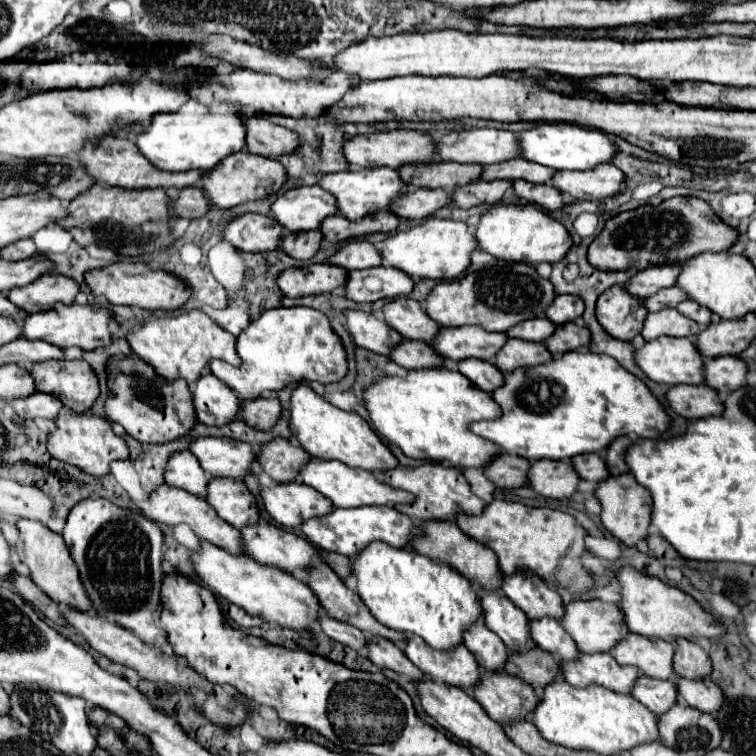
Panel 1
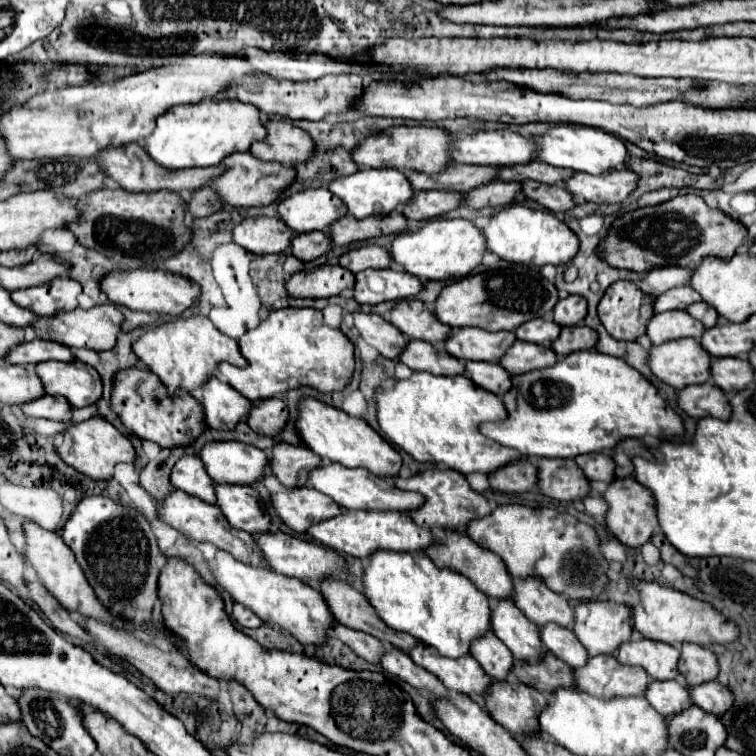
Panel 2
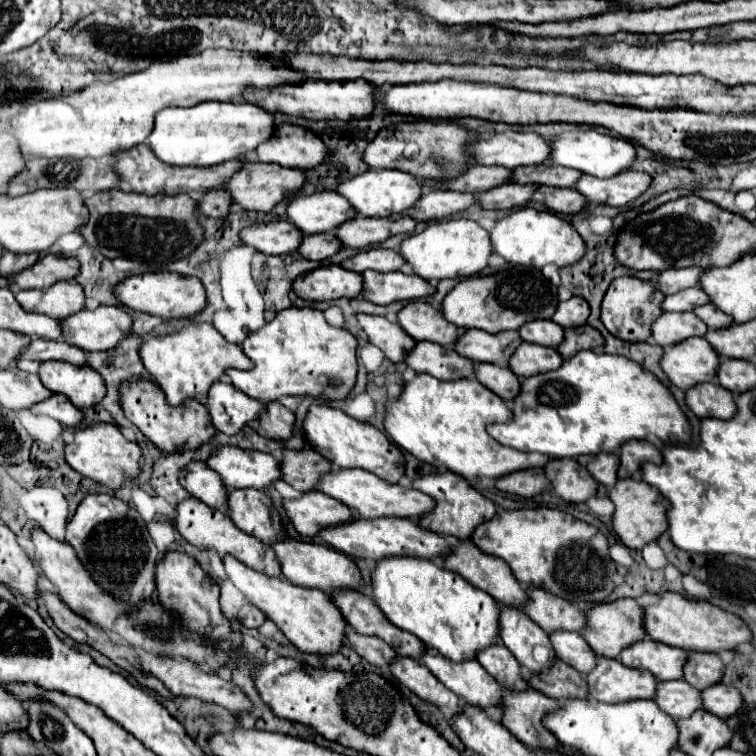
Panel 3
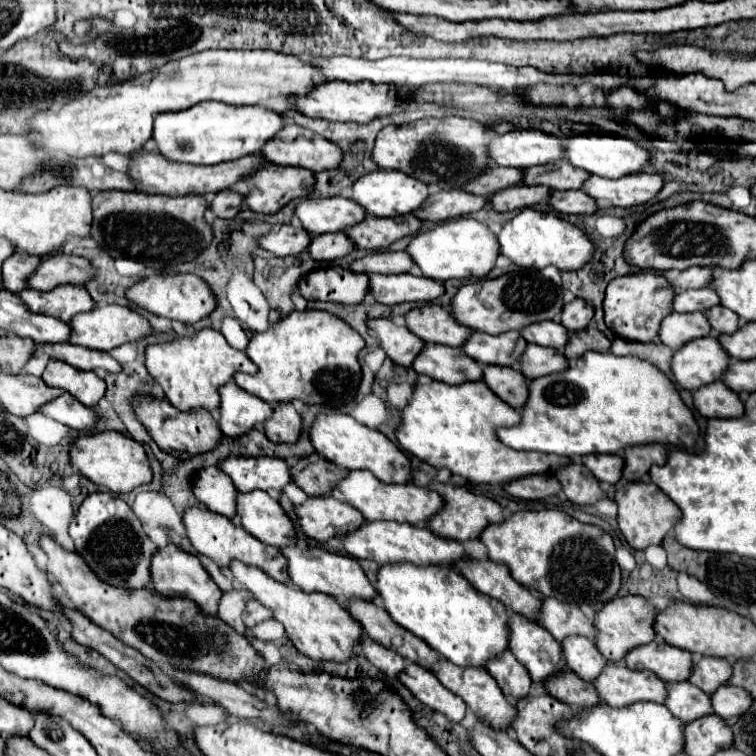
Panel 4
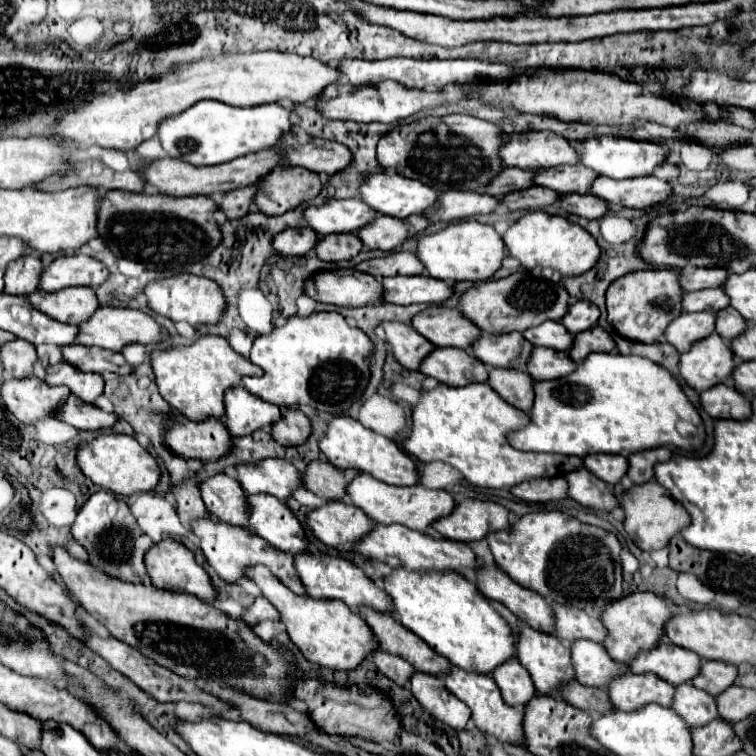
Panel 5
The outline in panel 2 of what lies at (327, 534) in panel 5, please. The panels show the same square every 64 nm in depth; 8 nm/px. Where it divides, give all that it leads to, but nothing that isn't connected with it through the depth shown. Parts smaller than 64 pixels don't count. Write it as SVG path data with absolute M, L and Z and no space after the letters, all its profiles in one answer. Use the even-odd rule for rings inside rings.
M306 486L292 492L272 494L272 506L276 508L284 524L298 534L304 534L312 524L340 516L342 512L342 508L330 496Z

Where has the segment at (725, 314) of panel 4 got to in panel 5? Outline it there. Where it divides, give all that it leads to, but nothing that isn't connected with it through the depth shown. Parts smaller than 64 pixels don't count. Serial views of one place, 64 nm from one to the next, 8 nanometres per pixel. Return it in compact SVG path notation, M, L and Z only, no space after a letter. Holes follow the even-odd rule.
M724 308L716 314L716 332L724 340L734 340L746 328L746 320L734 308Z

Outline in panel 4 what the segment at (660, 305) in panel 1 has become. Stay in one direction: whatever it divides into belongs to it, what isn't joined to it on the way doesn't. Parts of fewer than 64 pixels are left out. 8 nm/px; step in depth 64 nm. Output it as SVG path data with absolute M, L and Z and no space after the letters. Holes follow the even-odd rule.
M700 288L700 290L688 290L682 294L676 294L674 298L674 310L676 312L706 312L712 306L718 306L720 298L716 296L714 288Z

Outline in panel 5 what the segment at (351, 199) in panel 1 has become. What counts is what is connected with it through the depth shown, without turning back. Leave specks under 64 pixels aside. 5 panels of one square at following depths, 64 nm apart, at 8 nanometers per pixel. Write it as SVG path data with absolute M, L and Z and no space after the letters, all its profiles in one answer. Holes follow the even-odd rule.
M382 172L366 178L360 186L360 194L362 200L378 214L394 218L424 214L438 196L434 188L396 172Z

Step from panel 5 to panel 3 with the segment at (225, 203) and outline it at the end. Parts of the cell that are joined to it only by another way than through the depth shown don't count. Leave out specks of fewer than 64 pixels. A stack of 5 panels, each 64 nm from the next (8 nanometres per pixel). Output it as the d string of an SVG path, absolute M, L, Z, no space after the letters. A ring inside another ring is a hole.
M216 188L210 190L200 202L198 202L198 210L210 218L226 218L232 206L232 196L228 188Z

